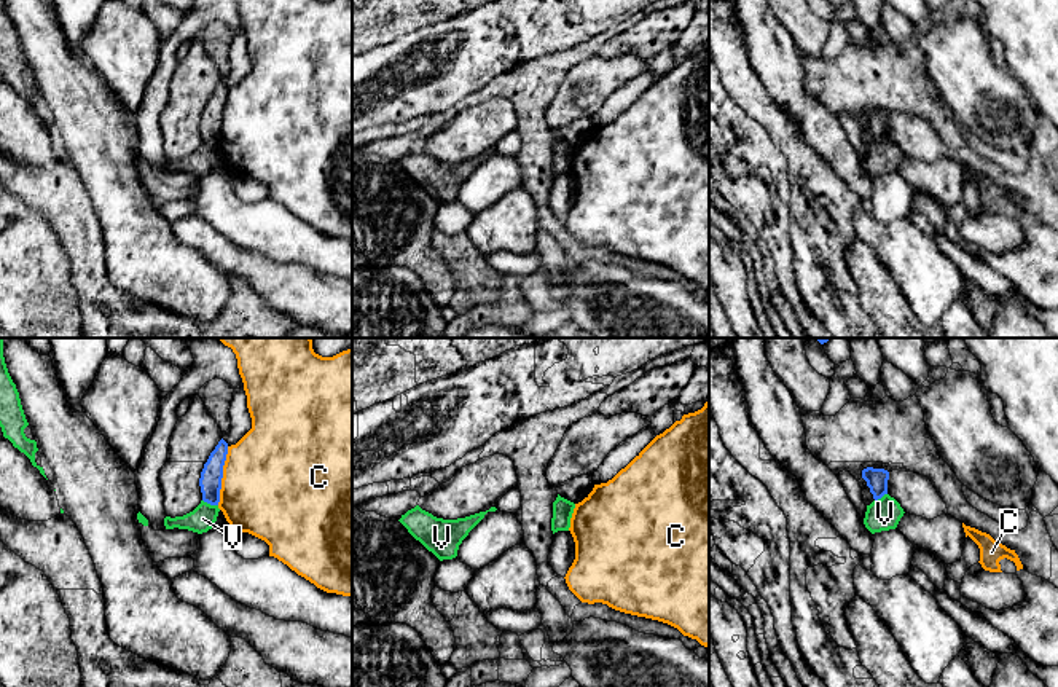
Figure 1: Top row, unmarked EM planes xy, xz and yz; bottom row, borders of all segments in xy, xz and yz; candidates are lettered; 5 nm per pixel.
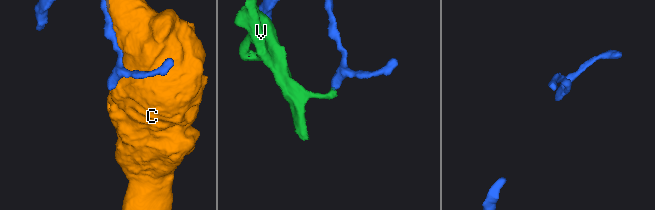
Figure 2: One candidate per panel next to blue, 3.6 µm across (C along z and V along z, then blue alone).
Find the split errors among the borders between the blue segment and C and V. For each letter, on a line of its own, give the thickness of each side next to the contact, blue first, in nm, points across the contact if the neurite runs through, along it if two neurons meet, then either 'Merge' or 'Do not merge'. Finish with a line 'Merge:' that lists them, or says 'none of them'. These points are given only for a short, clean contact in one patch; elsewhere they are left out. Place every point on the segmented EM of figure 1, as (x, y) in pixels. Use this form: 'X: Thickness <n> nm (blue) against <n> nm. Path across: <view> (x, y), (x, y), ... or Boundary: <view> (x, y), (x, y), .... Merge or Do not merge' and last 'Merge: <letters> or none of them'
C: Thickness 110 nm (blue) against 500 nm. Do not merge
V: Thickness 110 nm (blue) against 130 nm. Boundary: xy (203, 499), (217, 506). Do not merge
Merge: none of them

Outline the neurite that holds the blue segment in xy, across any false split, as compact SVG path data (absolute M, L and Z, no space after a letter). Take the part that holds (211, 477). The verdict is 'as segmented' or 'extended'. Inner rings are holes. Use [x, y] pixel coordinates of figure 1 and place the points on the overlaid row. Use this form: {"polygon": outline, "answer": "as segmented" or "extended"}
{"polygon": "M221 438L215 449L210 453L204 469L201 472L199 486L202 501L210 505L218 505L220 489L223 478L223 465L228 454L228 443Z", "answer": "as segmented"}

